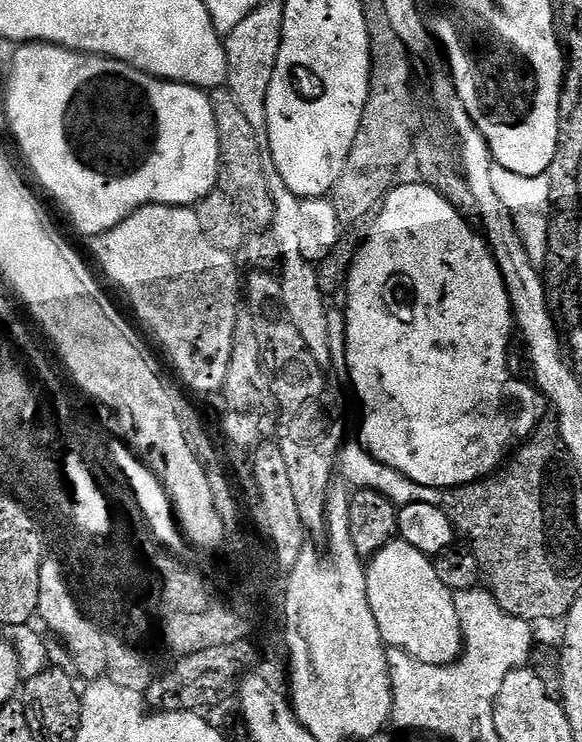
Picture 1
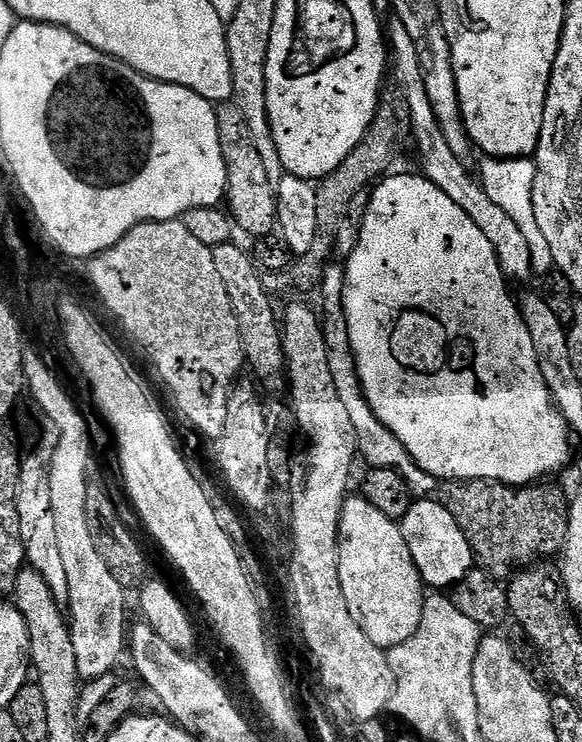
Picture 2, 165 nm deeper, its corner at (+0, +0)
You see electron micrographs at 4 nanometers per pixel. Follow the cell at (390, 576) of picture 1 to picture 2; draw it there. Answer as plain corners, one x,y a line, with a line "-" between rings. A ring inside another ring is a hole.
352,494
344,502
340,539
338,578
346,606
350,606
350,614
356,619
358,626
362,626
366,638
370,638
370,642
374,642
379,648
387,650
406,642
422,622
426,585
410,558
410,546
406,546
406,538
402,538
399,523
382,514
382,510
365,500
363,495

